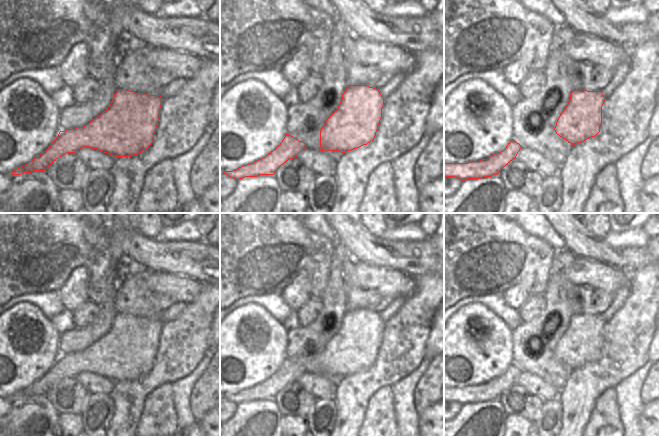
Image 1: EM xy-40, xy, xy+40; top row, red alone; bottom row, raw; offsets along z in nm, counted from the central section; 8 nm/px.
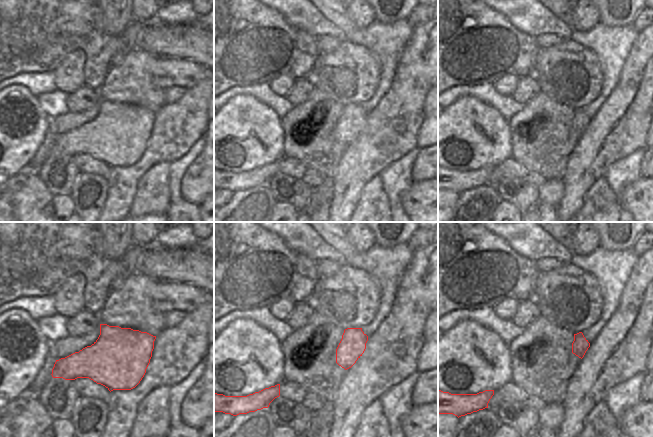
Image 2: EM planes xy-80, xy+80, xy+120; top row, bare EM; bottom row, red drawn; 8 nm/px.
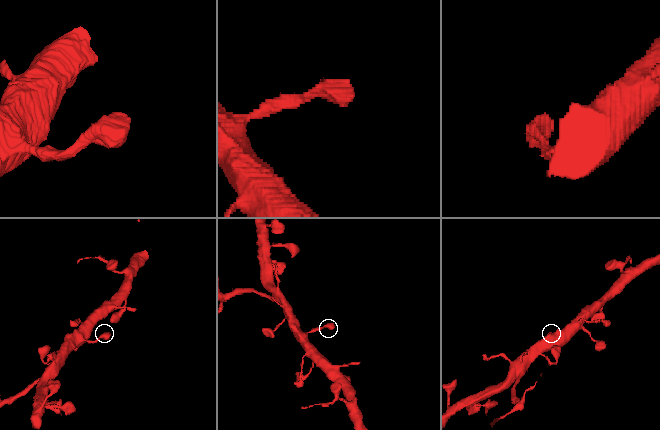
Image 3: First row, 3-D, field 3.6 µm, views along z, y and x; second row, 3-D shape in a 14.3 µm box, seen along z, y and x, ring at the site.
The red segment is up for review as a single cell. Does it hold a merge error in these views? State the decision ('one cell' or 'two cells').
one cell

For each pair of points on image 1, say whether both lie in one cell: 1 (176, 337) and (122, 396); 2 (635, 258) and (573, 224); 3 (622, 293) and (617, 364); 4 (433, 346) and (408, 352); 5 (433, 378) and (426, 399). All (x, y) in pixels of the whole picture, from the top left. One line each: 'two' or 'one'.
1: one
2: one
3: two
4: two
5: one

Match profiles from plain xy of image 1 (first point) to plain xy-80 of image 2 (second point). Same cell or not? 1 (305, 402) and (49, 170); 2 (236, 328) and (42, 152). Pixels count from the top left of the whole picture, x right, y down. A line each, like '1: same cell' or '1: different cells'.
1: same cell
2: different cells

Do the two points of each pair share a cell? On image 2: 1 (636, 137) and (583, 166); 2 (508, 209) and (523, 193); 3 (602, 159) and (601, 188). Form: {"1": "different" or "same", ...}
{"1": "same", "2": "different", "3": "different"}

